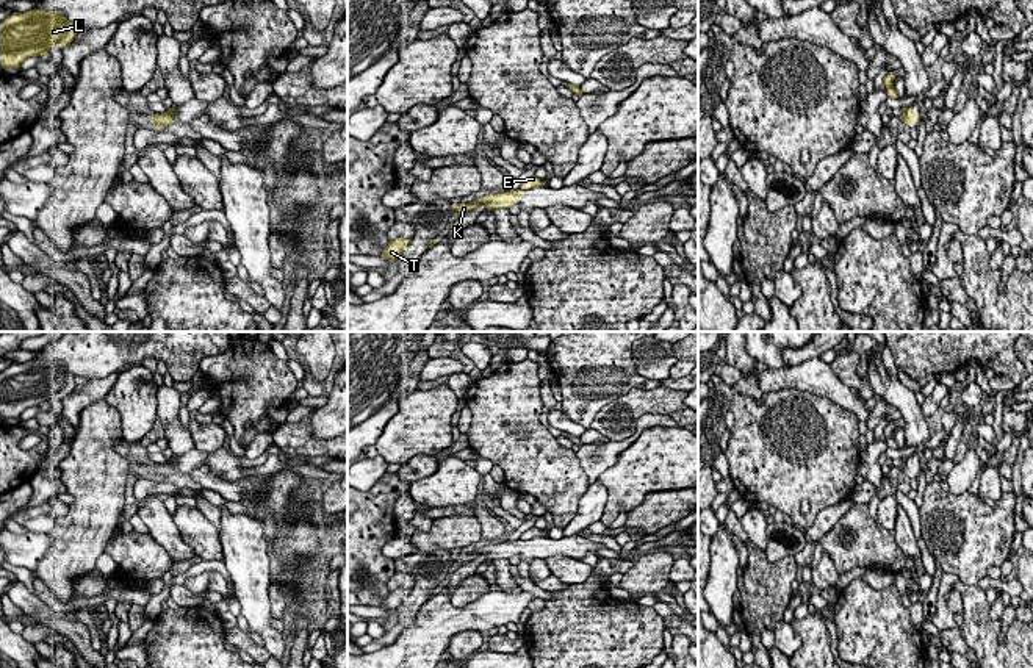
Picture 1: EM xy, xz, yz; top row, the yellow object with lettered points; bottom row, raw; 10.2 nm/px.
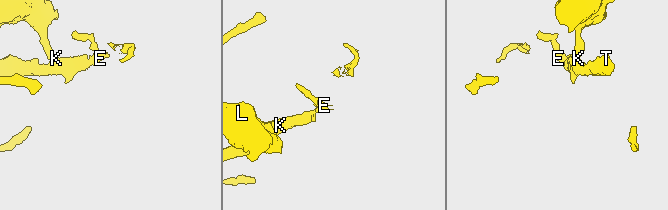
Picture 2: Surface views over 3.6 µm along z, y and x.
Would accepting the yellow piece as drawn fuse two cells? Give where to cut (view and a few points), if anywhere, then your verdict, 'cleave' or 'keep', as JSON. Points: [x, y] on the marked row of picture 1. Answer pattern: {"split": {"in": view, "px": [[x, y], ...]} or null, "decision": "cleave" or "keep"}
{"split": {"in": "yz", "px": [[907, 108], [902, 121]]}, "decision": "cleave"}

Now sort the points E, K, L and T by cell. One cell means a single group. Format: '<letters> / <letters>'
E / K L T

